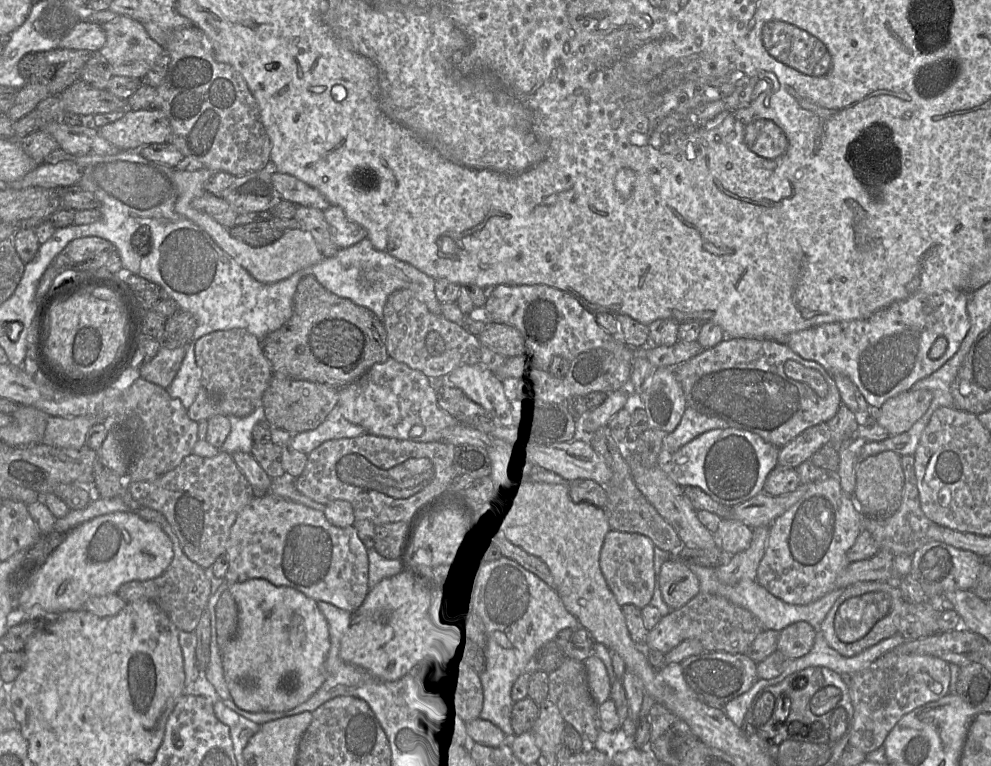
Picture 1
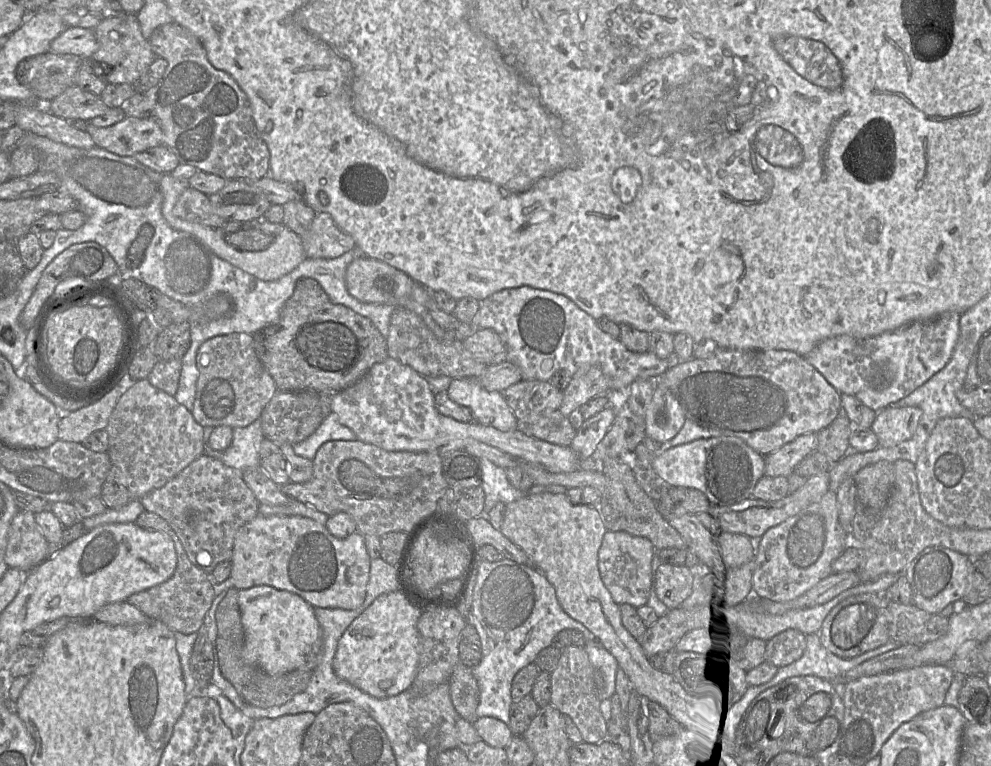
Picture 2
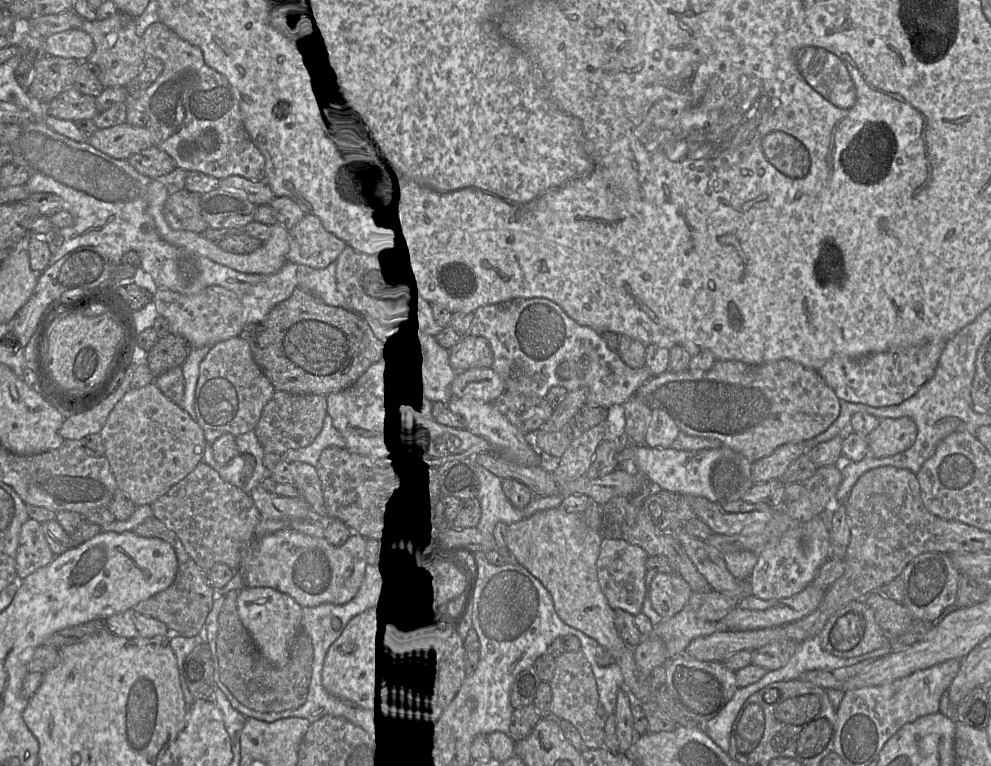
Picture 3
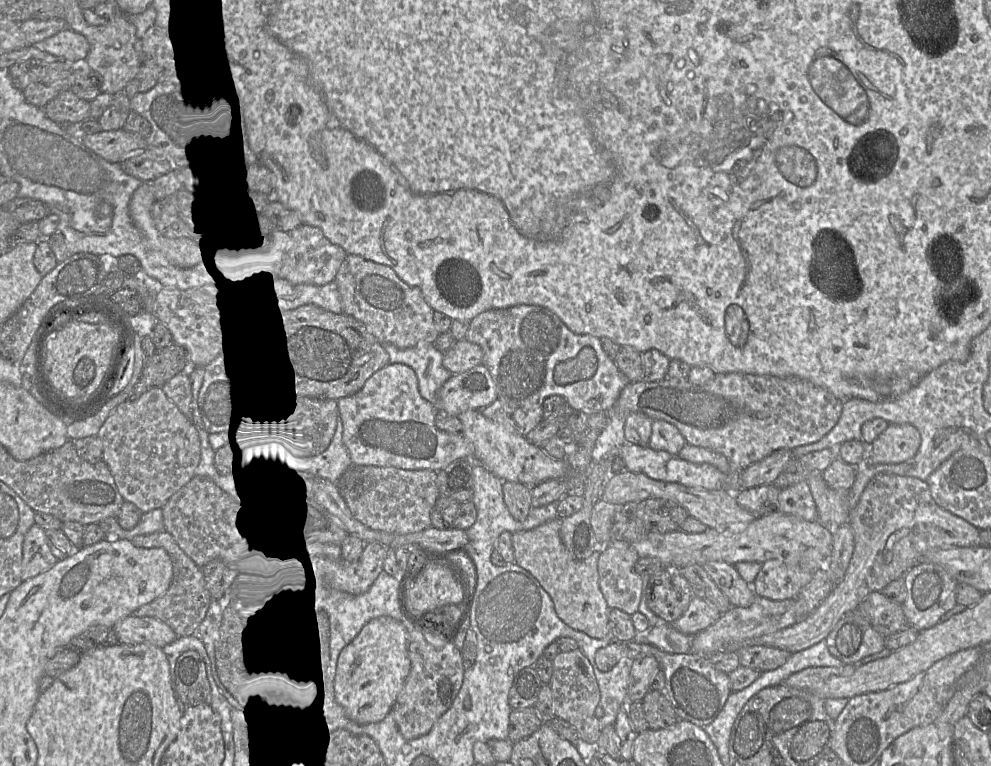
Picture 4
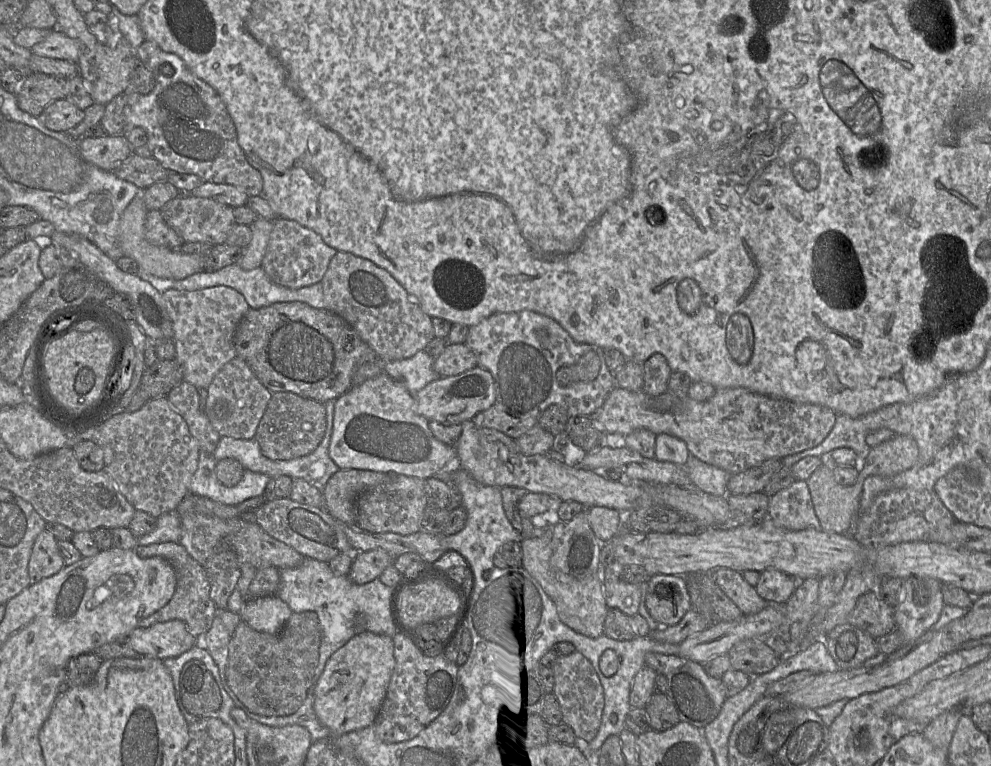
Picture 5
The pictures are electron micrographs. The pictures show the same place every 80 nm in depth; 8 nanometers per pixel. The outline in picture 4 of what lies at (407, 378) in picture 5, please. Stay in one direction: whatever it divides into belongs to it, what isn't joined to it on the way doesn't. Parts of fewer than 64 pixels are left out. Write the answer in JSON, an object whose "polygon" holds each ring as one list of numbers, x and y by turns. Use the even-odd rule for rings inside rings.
{"polygon":[[428,342,406,349,388,343,380,344,389,357,389,363,407,365,415,372,420,395,434,404,439,389,453,375,442,365,444,353]]}

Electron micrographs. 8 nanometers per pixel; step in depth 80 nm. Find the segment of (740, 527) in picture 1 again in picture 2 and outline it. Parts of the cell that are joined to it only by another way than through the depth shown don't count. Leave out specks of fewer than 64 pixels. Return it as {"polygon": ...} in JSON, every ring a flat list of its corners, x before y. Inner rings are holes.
{"polygon":[[718,527,712,537,726,567,744,566,755,560,757,542,748,536]]}

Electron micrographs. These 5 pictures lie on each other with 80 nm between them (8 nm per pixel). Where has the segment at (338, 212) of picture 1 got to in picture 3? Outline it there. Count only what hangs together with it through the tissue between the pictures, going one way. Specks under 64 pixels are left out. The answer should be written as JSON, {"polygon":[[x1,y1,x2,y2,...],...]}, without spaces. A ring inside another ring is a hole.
{"polygon":[[306,214,292,229,287,262,323,269,336,261,347,244,328,232,321,220]]}

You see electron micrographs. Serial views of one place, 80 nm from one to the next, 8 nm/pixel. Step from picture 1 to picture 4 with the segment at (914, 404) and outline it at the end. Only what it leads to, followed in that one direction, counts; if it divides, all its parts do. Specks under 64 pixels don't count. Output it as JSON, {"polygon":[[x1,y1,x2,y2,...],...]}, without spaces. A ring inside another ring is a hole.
{"polygon":[[893,423,871,443,871,456,862,464,898,464,912,459,920,446,919,431,911,424]]}

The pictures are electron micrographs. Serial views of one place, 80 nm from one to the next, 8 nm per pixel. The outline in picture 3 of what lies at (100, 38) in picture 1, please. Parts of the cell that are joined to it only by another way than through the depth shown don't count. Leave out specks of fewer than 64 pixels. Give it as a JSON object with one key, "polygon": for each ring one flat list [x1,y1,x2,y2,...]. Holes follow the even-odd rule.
{"polygon":[[73,28,47,37,43,45,43,54,86,61,94,51,92,37,80,28]]}

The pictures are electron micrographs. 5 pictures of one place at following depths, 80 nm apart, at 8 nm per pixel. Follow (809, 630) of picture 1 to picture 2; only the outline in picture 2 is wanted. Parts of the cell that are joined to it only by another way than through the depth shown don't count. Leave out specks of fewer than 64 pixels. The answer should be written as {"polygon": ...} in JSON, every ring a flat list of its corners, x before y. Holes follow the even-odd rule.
{"polygon":[[789,629,766,641,764,659,780,668,799,659,805,648,806,635,798,630]]}

